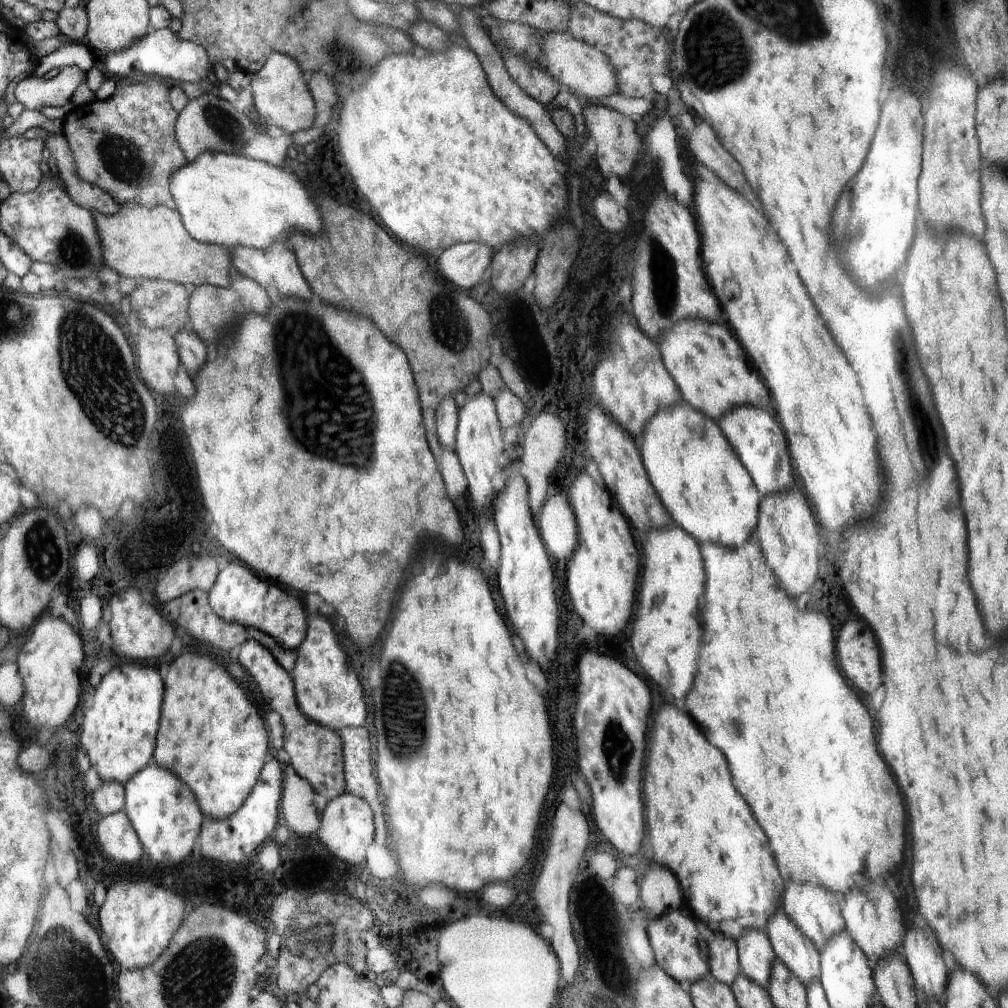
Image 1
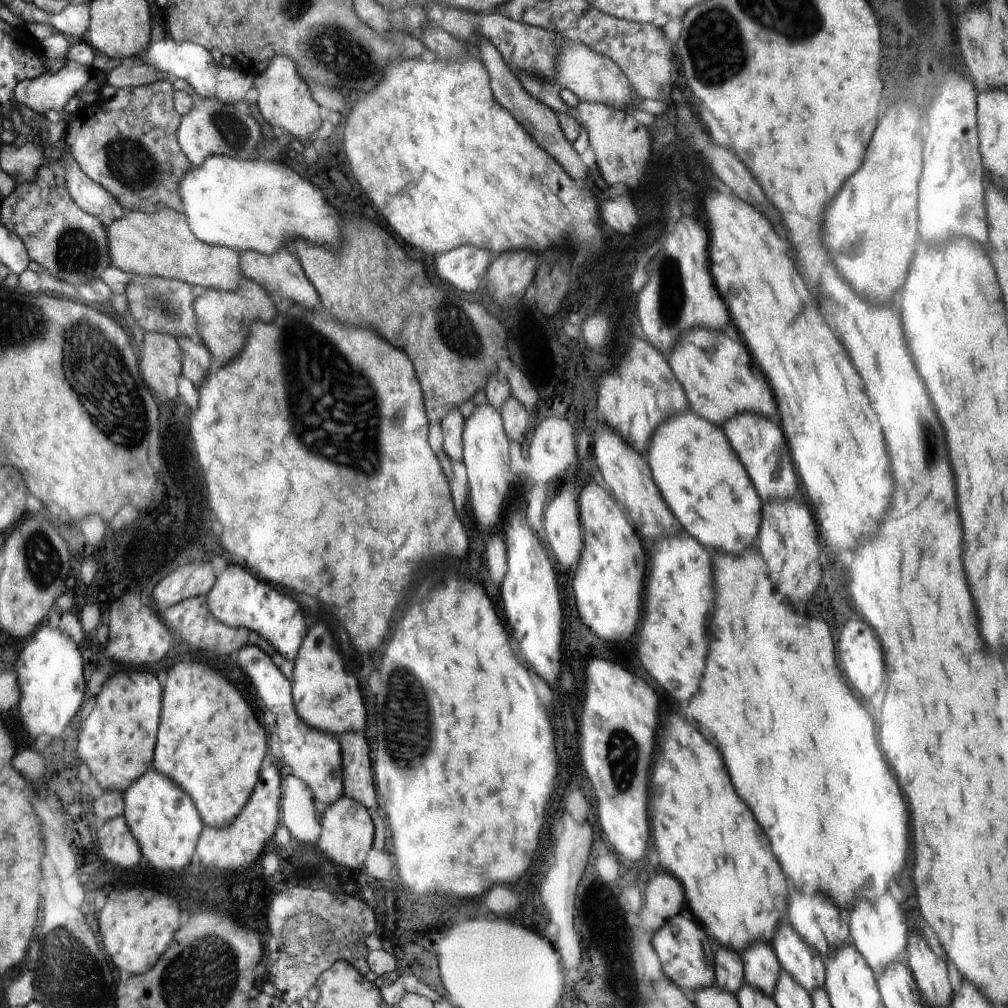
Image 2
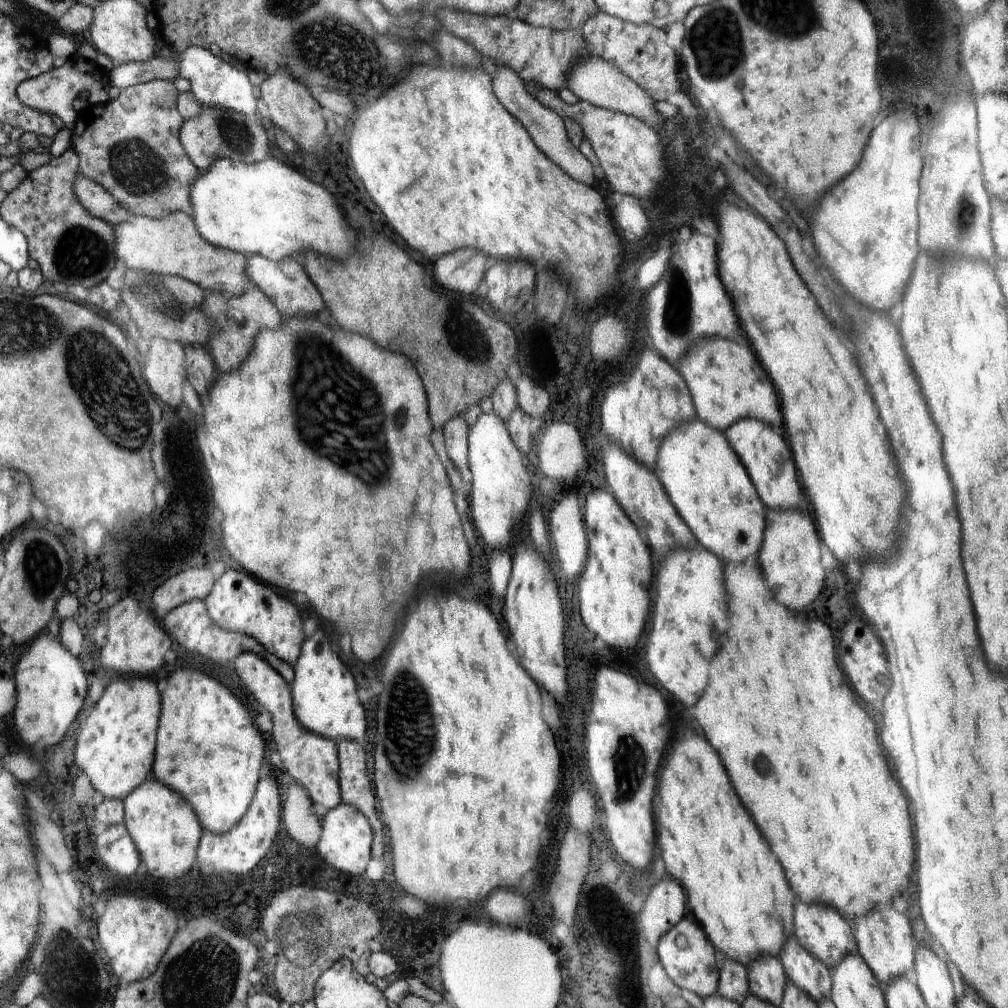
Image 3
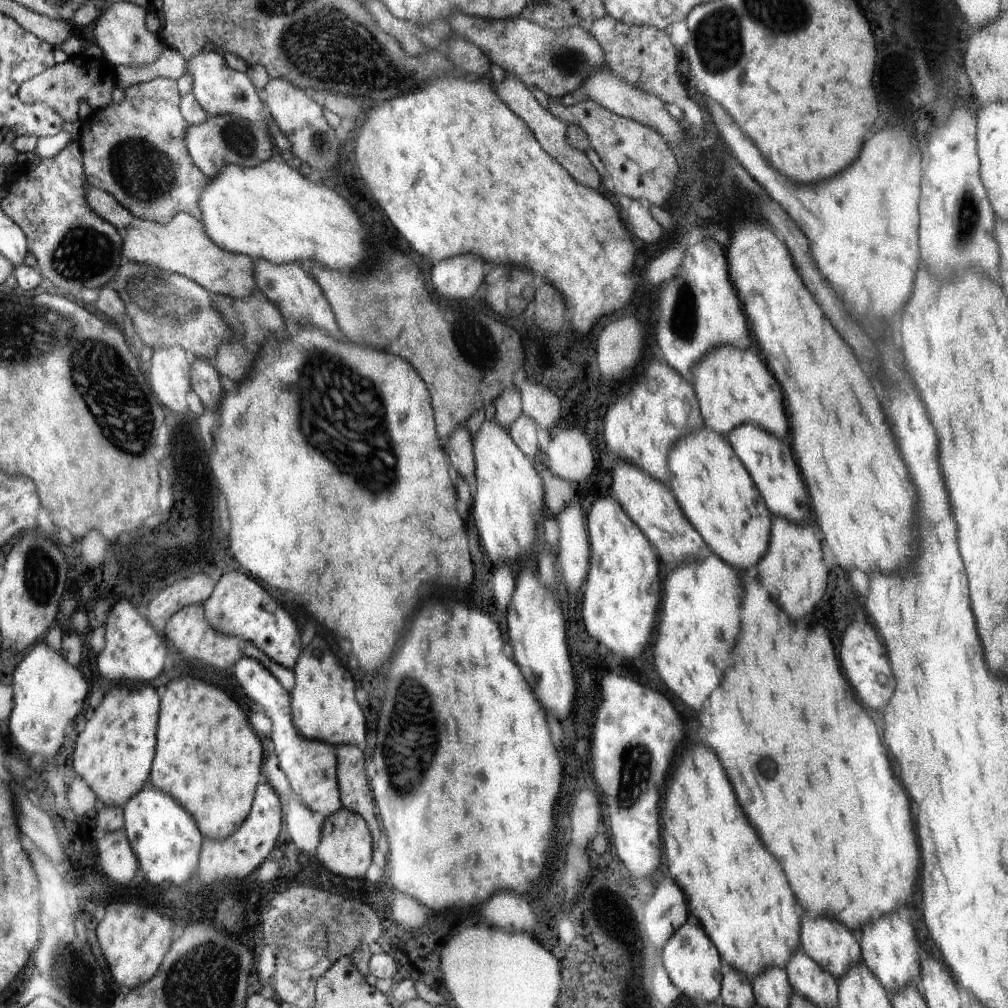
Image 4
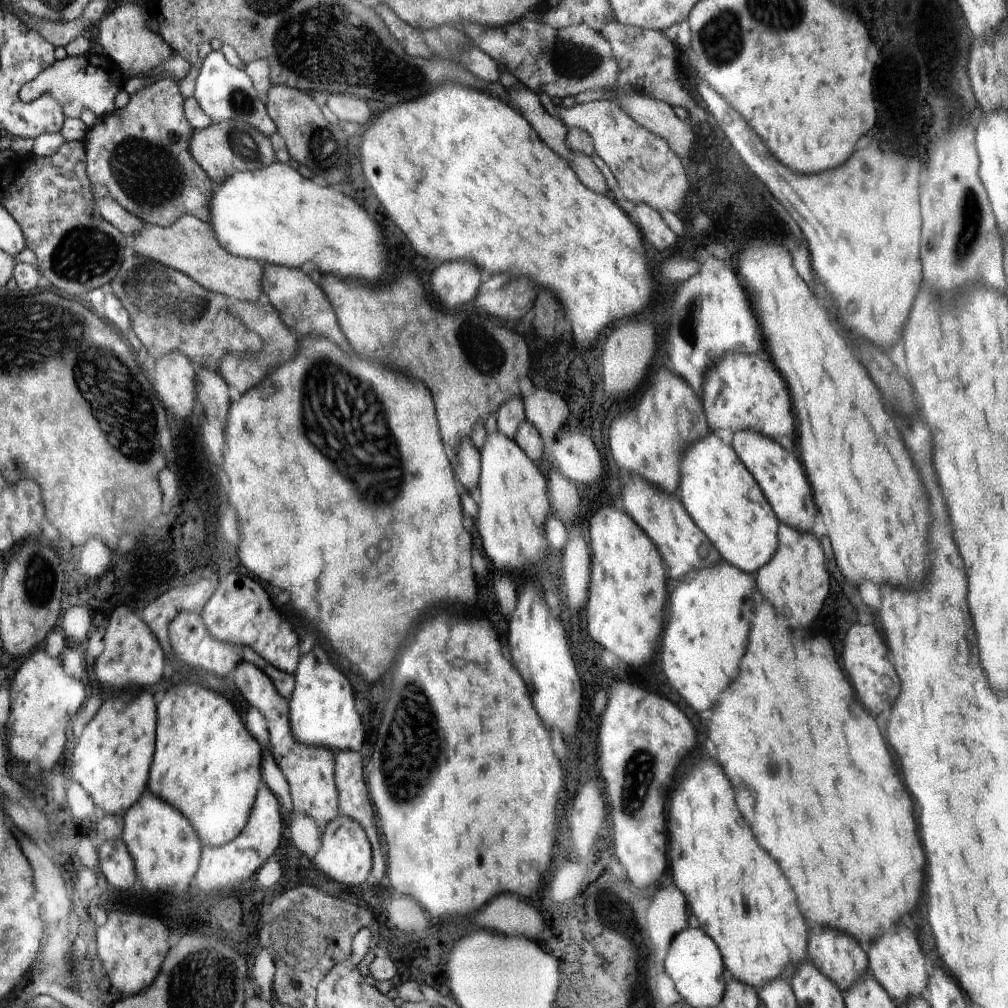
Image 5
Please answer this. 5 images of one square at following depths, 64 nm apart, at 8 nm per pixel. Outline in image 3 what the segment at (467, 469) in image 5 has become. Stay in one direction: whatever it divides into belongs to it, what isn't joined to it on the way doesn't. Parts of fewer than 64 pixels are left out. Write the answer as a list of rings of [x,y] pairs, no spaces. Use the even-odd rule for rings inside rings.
[[[463,414],[455,415],[444,426],[444,437],[446,439],[446,454],[457,468],[467,468],[468,448],[467,431],[468,424]]]

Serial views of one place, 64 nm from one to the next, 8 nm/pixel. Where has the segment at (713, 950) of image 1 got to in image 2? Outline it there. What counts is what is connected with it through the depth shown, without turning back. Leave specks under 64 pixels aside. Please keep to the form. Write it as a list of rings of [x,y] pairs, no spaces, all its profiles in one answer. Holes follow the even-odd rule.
[[[724,946],[716,948],[714,954],[715,984],[730,994],[736,994],[746,982],[741,956],[732,948],[724,948]]]

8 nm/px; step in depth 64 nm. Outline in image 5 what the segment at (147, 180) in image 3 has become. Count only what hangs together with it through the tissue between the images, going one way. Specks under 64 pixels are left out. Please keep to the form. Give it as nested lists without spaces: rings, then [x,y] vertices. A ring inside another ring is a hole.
[[[162,78],[161,80],[156,80],[152,84],[128,95],[128,100],[123,103],[123,105],[116,105],[116,110],[112,112],[111,115],[102,116],[102,118],[97,118],[96,124],[89,127],[88,132],[84,134],[84,140],[82,143],[86,146],[86,165],[87,174],[91,180],[91,186],[106,186],[108,188],[109,195],[120,205],[124,210],[127,210],[130,214],[140,218],[143,222],[148,222],[153,225],[158,226],[172,226],[176,224],[176,220],[180,220],[180,216],[191,214],[196,216],[198,220],[203,220],[204,222],[210,222],[210,198],[212,198],[212,192],[217,187],[218,184],[214,183],[213,180],[208,178],[208,174],[204,172],[204,169],[193,159],[192,154],[190,154],[190,140],[192,140],[193,128],[190,126],[186,116],[184,116],[184,97],[180,94],[180,89],[176,82],[172,78]]]

